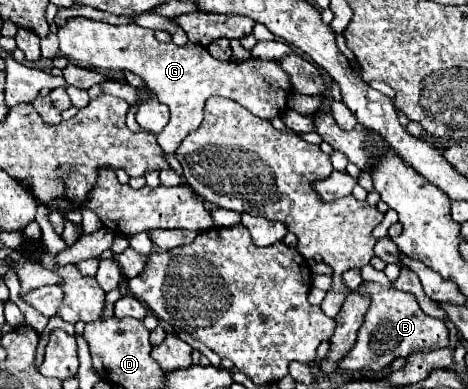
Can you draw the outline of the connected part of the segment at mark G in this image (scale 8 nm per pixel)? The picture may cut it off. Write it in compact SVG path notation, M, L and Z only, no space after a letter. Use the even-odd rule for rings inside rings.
M70 19L58 29L62 55L80 67L90 69L114 69L132 71L146 81L146 87L156 93L156 97L168 105L170 123L156 137L164 153L176 153L180 141L202 123L202 109L208 97L220 95L232 99L246 107L260 119L280 117L286 109L286 99L290 93L290 79L276 61L248 59L242 63L218 61L204 47L186 43L184 47L162 43L154 37L152 29L144 29L136 23L132 25L110 25L92 19Z

